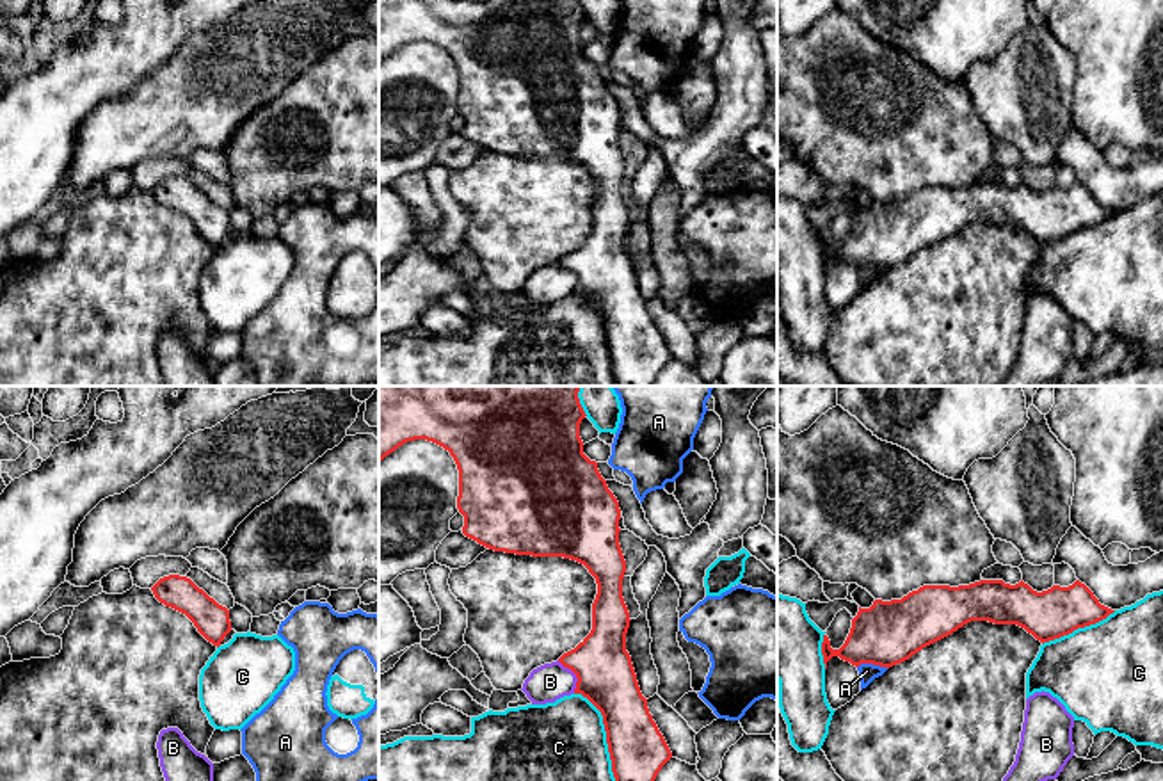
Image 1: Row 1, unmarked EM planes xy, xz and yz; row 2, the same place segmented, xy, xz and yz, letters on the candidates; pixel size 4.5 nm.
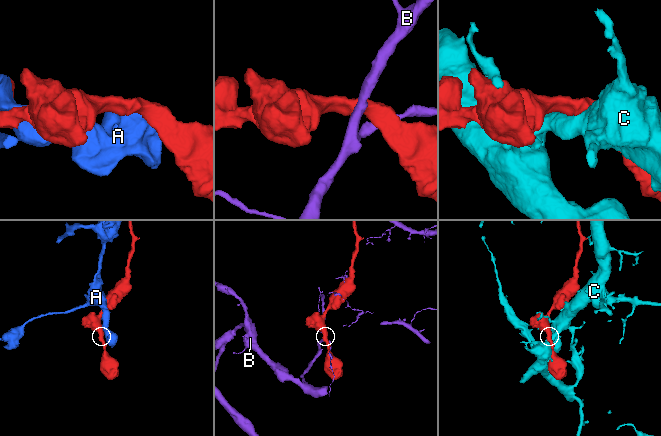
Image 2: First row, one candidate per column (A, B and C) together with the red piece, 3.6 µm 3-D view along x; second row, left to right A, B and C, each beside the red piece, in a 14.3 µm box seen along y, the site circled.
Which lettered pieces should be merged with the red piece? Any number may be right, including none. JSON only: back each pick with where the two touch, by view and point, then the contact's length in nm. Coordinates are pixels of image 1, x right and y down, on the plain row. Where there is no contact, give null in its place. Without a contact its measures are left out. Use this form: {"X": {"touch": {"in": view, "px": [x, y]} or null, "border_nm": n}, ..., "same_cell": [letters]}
{"same_cell": []}

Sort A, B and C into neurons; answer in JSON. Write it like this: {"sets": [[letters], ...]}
{"sets": [["A"], ["B"], ["C"]]}

